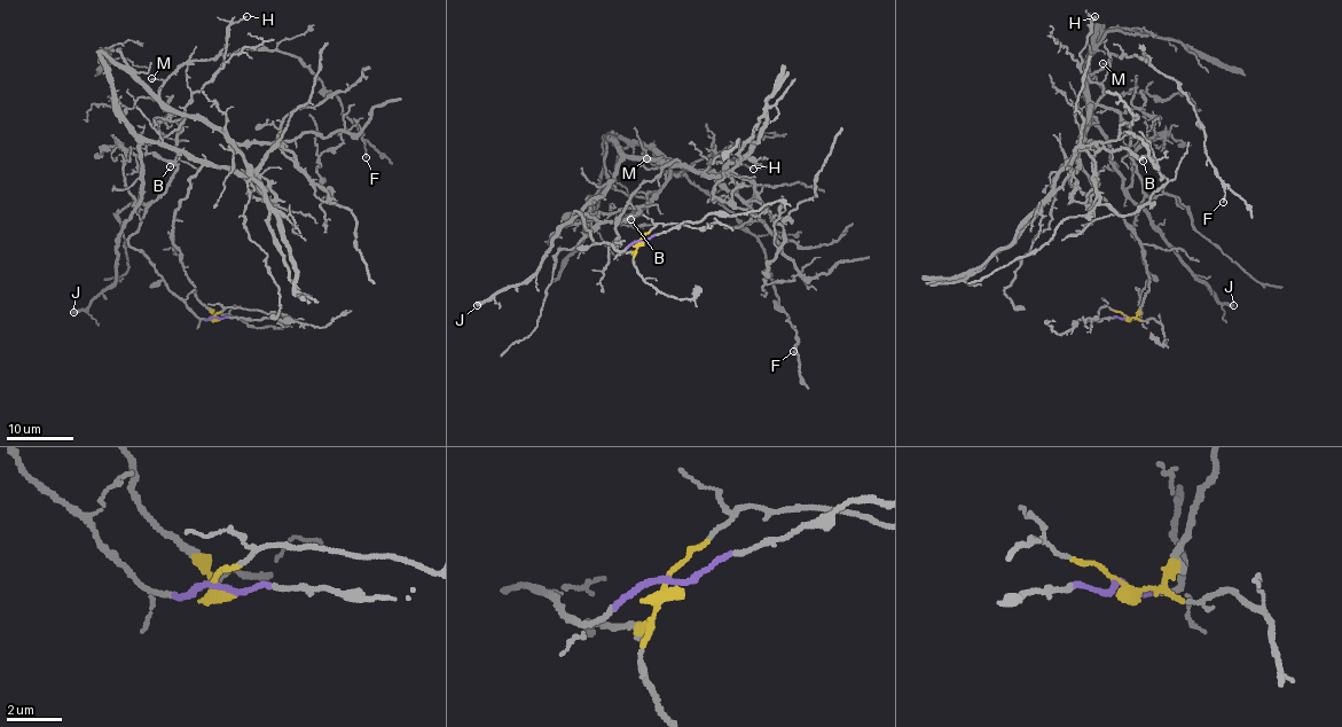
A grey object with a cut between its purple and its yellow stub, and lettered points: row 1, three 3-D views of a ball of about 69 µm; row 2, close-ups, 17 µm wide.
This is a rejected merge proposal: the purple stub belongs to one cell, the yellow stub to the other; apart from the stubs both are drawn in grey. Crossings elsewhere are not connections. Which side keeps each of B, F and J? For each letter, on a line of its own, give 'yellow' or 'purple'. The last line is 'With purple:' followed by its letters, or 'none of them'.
B: purple
F: purple
J: yellow
With purple: B, F

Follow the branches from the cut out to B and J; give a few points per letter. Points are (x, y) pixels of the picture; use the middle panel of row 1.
B: (641, 241), (633, 241), (619, 251), (612, 245), (595, 244), (574, 211), (603, 223), (640, 213), (629, 220)
J: (641, 243), (620, 253), (622, 210), (675, 159), (619, 163), (602, 195), (555, 235), (536, 271), (477, 305)

